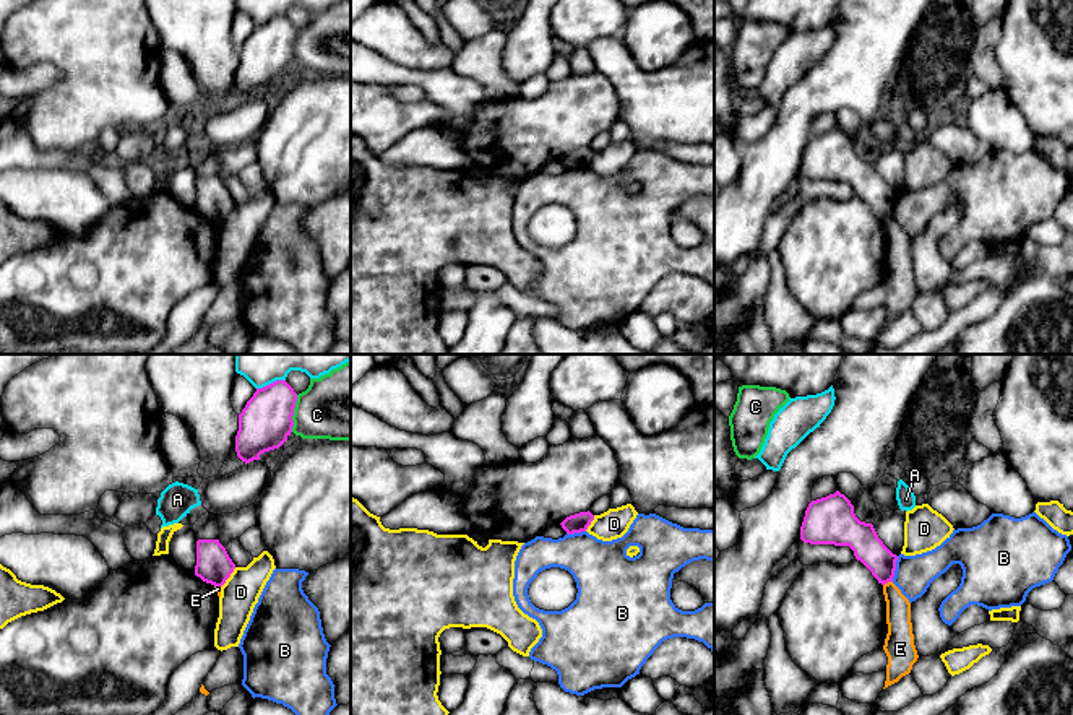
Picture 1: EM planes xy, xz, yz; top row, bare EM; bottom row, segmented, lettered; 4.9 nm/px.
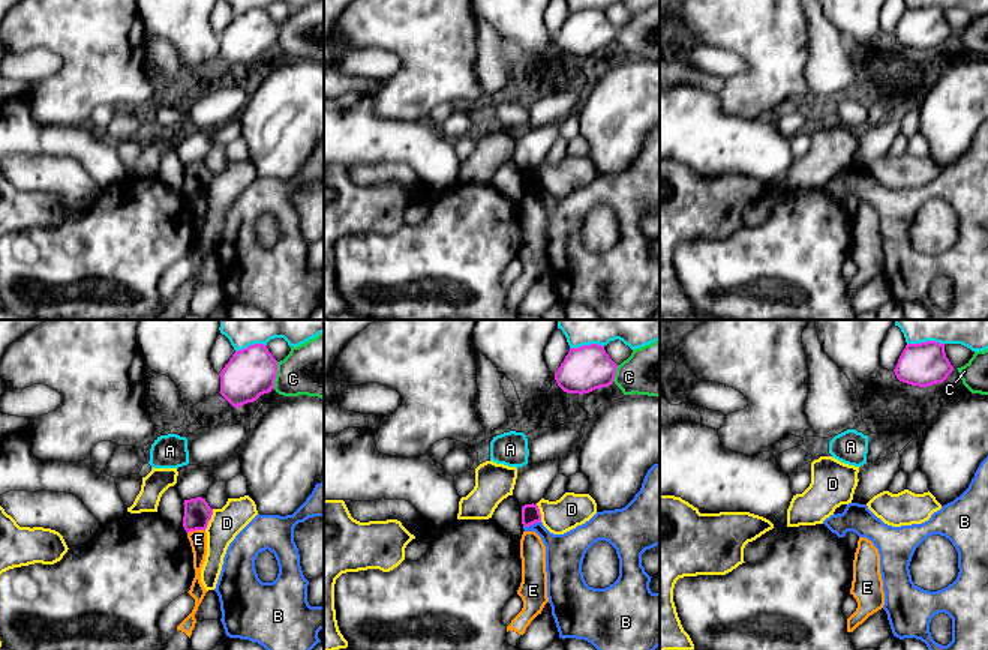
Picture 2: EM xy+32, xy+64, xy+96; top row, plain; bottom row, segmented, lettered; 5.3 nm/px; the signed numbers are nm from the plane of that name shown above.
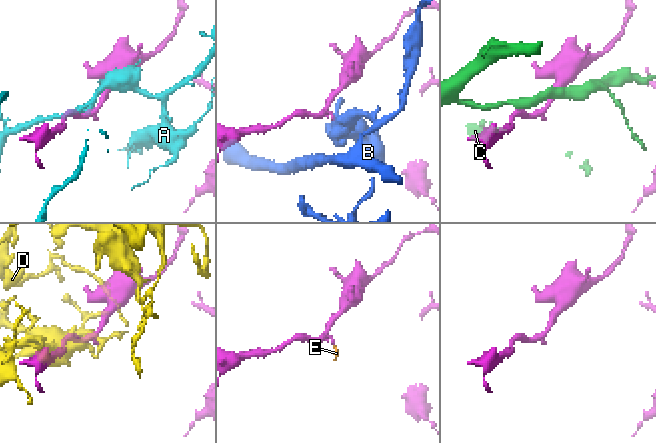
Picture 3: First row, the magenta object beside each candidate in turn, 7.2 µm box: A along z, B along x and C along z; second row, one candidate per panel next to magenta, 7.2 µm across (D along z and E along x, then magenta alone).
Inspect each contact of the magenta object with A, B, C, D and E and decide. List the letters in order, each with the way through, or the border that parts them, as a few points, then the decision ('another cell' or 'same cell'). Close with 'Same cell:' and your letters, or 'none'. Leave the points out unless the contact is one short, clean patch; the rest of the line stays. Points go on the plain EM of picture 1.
A: another cell
B: border along yz (898, 192), (892, 216); another cell
C: another cell
D: another cell
E: border along yz (892, 216), (883, 221); another cell
Same cell: none

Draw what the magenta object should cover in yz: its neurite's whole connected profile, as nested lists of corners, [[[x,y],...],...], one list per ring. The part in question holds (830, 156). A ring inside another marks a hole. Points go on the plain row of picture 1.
[[[839,127],[808,140],[800,176],[810,180],[849,182],[878,219],[893,218],[898,192],[883,180],[872,159],[855,153],[854,141]]]

